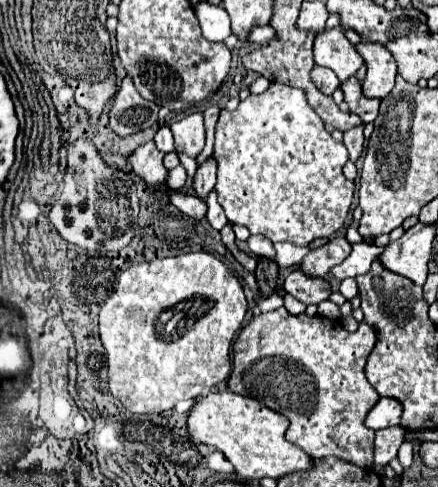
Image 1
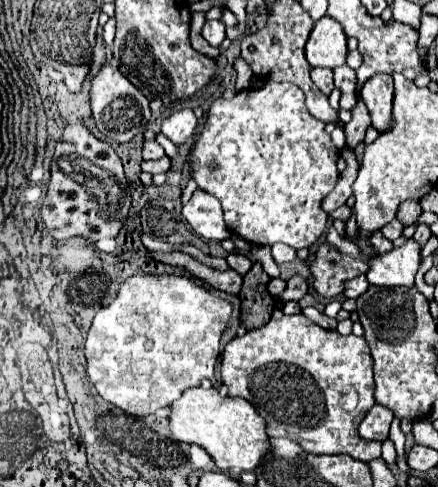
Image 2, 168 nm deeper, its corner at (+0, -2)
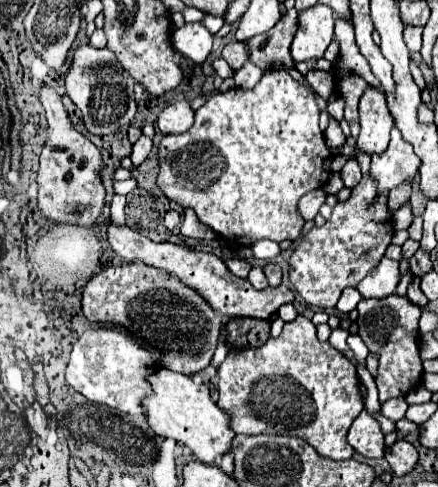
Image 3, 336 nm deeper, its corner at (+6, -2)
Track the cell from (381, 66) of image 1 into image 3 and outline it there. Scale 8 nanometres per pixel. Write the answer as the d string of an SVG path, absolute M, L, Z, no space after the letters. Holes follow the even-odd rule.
M368 87L360 99L360 125L362 131L356 141L356 149L352 155L336 155L332 159L332 171L340 171L346 161L354 159L358 153L382 155L390 141L390 131L394 127L394 119L390 111L386 111L384 93Z

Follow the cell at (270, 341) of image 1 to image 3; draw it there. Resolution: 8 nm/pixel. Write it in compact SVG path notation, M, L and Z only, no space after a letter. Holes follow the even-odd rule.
M298 315L292 323L286 323L280 337L276 339L268 339L262 347L258 349L250 349L250 351L230 351L224 359L224 363L220 365L218 369L218 393L220 393L220 399L218 399L218 407L230 415L230 429L234 433L242 433L242 435L258 435L258 433L270 433L270 435L294 435L294 437L302 437L306 439L320 455L328 457L328 459L348 459L352 457L354 449L348 445L346 441L346 435L348 435L348 429L352 425L352 421L360 415L360 411L364 409L364 401L362 401L362 395L360 395L360 381L358 381L358 375L356 375L356 367L340 353L336 351L330 343L320 343L316 339L316 327L312 325L310 319L306 319L304 315Z

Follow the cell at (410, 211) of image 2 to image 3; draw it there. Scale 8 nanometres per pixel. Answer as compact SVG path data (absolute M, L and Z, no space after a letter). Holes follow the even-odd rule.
M404 181L404 183L400 183L398 187L394 187L394 189L390 191L388 207L390 207L392 213L394 213L400 205L404 205L404 203L410 199L410 191L412 191L412 183L410 183L410 181Z

